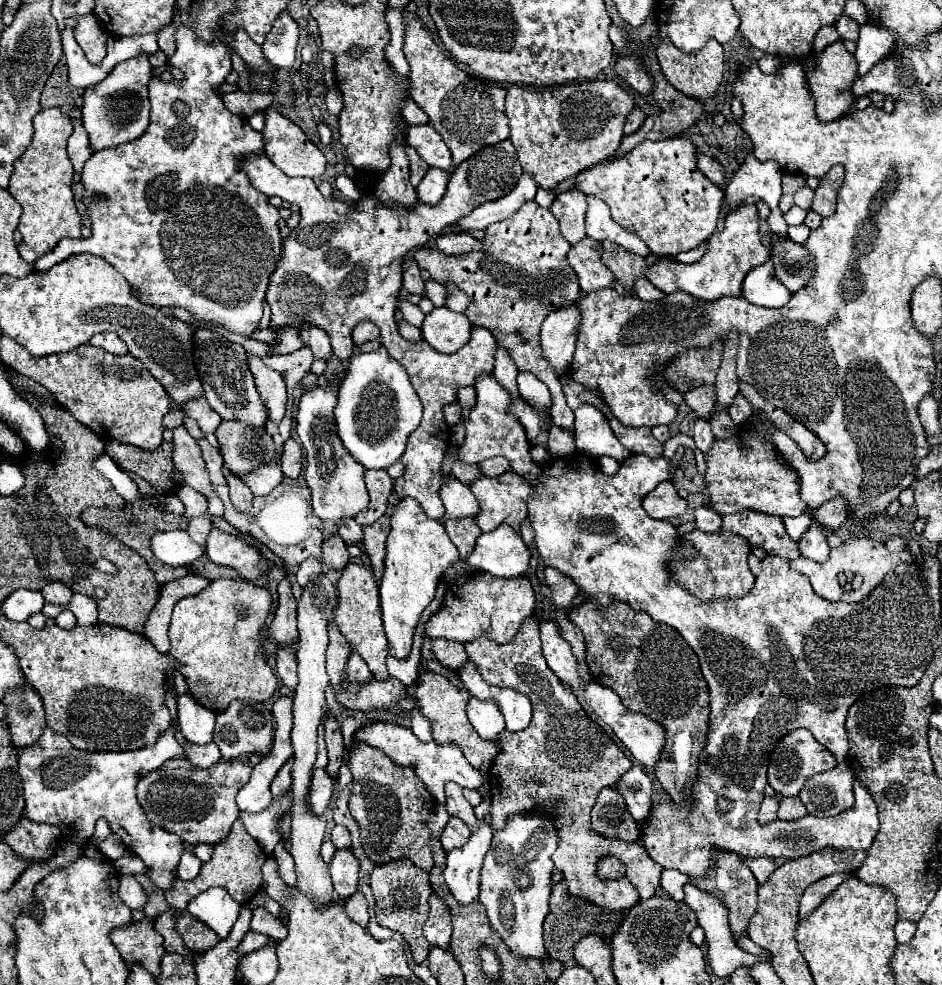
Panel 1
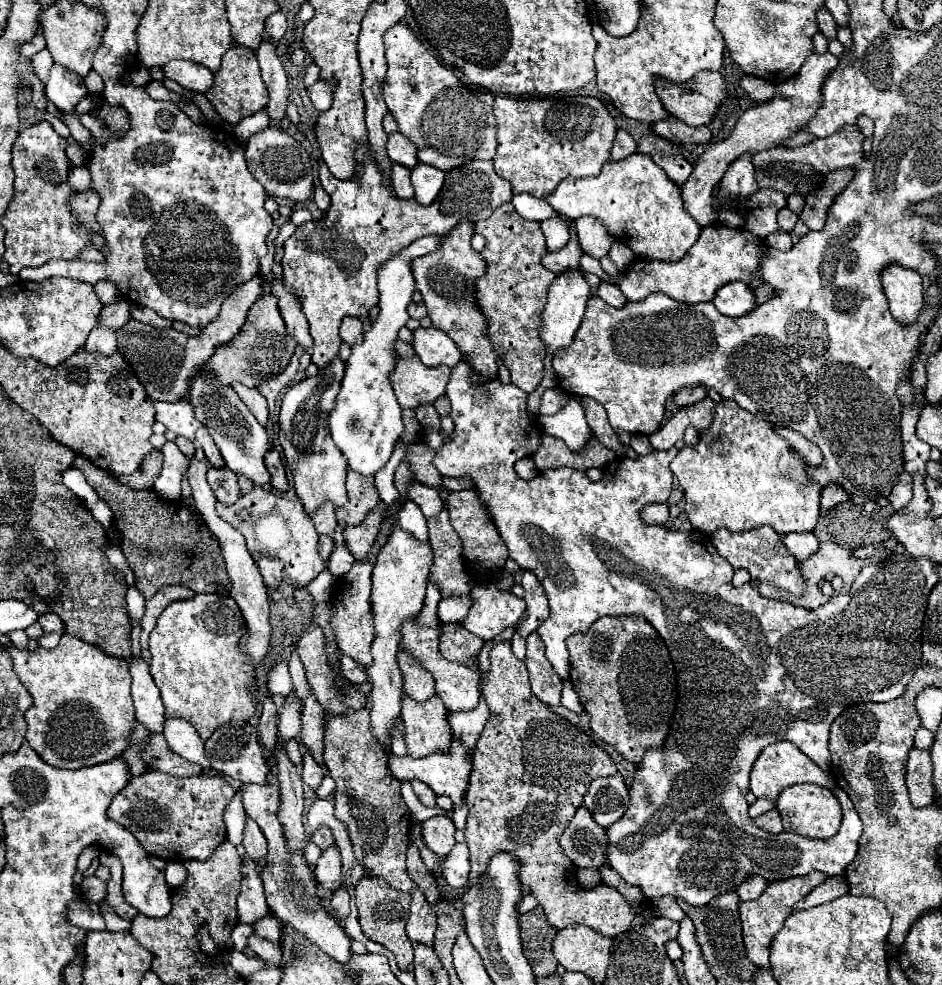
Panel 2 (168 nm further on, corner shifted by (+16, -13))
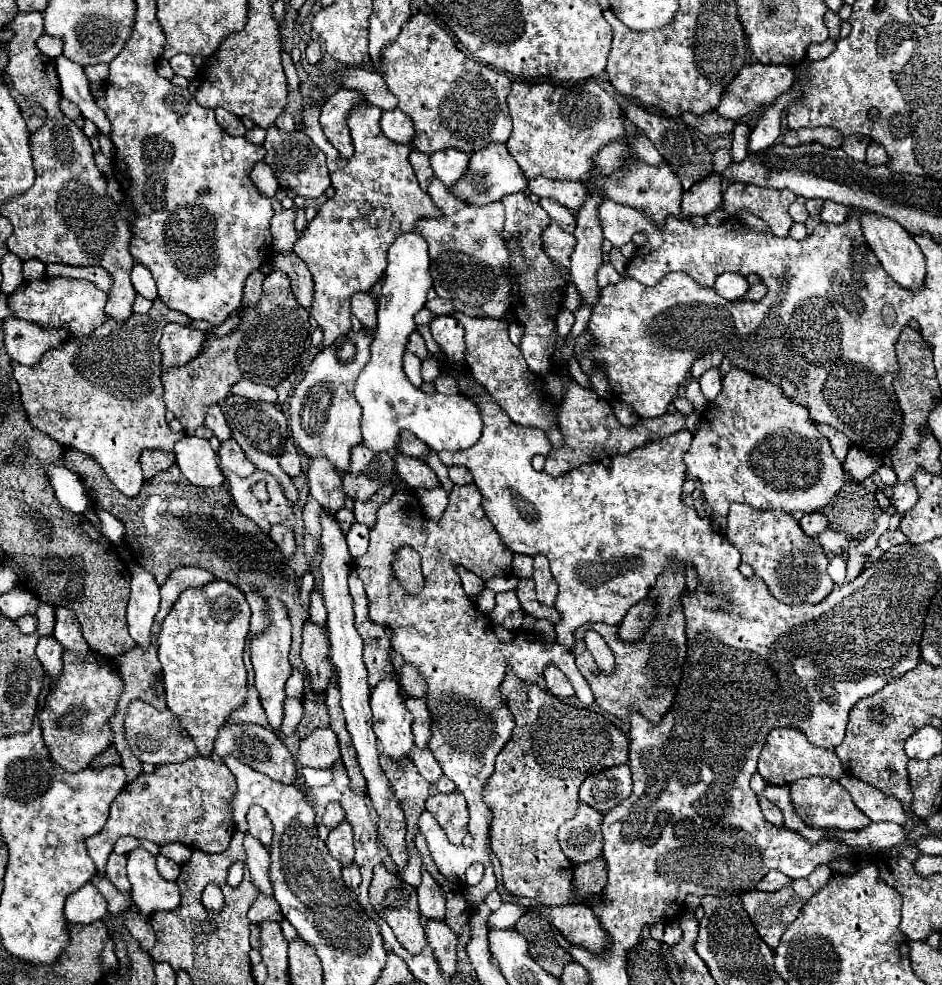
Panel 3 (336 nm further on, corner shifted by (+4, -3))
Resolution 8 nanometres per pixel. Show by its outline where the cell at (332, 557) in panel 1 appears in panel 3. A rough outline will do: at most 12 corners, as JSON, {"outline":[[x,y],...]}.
{"outline":[[344,507],[336,513],[340,529],[348,533],[354,523],[354,513]]}

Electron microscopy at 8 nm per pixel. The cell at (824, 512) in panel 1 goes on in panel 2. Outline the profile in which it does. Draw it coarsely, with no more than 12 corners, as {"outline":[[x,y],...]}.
{"outline":[[838,483],[822,489],[822,513],[844,503],[848,493]]}

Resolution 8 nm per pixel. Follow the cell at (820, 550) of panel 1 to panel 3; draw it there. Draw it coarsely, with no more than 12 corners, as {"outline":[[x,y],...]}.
{"outline":[[822,513],[804,515],[800,527],[808,537],[818,537],[828,527]]}

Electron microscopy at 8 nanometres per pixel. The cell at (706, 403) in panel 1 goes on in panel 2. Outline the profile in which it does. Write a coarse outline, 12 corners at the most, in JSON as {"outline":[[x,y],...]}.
{"outline":[[682,387],[674,401],[688,407],[706,397],[706,387]]}

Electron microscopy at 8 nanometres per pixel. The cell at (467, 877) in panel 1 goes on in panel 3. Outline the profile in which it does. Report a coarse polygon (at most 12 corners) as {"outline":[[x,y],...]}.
{"outline":[[472,863],[466,869],[466,883],[476,885],[482,879],[484,865]]}

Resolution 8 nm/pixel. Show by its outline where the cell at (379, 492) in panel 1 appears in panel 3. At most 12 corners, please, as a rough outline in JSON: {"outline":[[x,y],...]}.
{"outline":[[352,449],[344,491],[368,501],[394,477],[390,453]]}

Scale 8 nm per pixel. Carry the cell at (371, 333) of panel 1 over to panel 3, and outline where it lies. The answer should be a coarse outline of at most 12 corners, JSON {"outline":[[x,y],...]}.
{"outline":[[352,295],[352,315],[366,331],[376,327],[376,299]]}

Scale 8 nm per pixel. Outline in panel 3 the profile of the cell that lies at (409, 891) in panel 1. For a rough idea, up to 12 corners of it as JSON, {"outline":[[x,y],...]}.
{"outline":[[374,867],[370,903],[412,955],[426,945],[416,889]]}

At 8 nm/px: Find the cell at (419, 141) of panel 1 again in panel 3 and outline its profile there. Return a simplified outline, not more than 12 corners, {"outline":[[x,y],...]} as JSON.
{"outline":[[400,109],[384,111],[380,127],[388,139],[410,145],[416,129]]}

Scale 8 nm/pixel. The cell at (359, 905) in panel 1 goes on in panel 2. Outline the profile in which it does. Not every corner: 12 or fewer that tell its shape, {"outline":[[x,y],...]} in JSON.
{"outline":[[346,887],[332,893],[332,909],[342,921],[350,913]]}

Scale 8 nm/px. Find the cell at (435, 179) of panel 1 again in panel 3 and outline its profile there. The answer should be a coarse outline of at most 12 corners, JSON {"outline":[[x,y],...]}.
{"outline":[[442,149],[430,155],[434,175],[452,187],[468,167],[468,153]]}

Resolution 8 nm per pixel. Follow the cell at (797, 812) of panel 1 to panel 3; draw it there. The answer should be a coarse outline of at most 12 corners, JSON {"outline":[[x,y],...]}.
{"outline":[[760,797],[764,817],[772,825],[784,825],[782,811]]}

